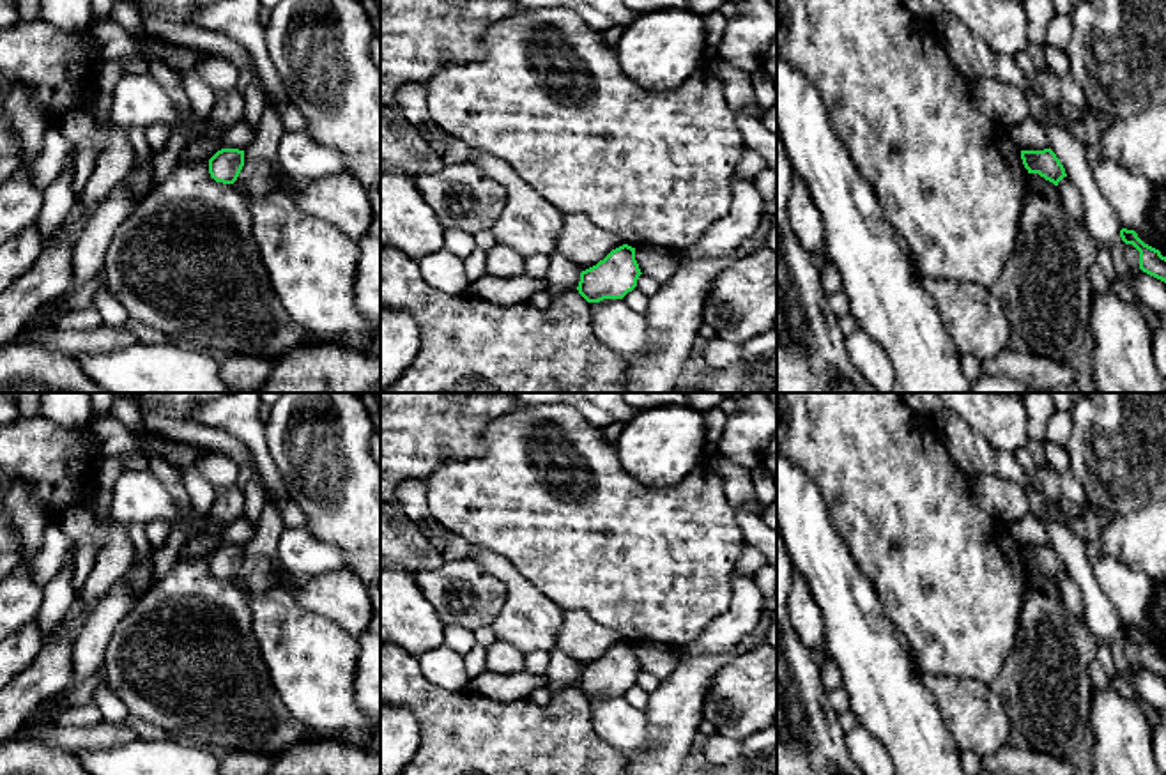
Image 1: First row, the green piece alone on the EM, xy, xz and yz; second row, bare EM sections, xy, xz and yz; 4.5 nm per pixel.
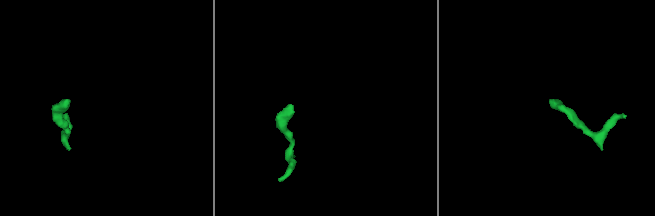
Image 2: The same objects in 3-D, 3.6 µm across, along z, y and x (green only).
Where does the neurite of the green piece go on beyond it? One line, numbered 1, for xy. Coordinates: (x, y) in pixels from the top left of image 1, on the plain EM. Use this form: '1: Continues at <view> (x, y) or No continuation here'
1: No continuation here

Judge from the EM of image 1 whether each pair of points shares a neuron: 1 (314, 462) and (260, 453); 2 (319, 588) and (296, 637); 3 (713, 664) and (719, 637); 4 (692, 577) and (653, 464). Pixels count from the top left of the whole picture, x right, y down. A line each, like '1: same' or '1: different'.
1: different
2: different
3: different
4: different

